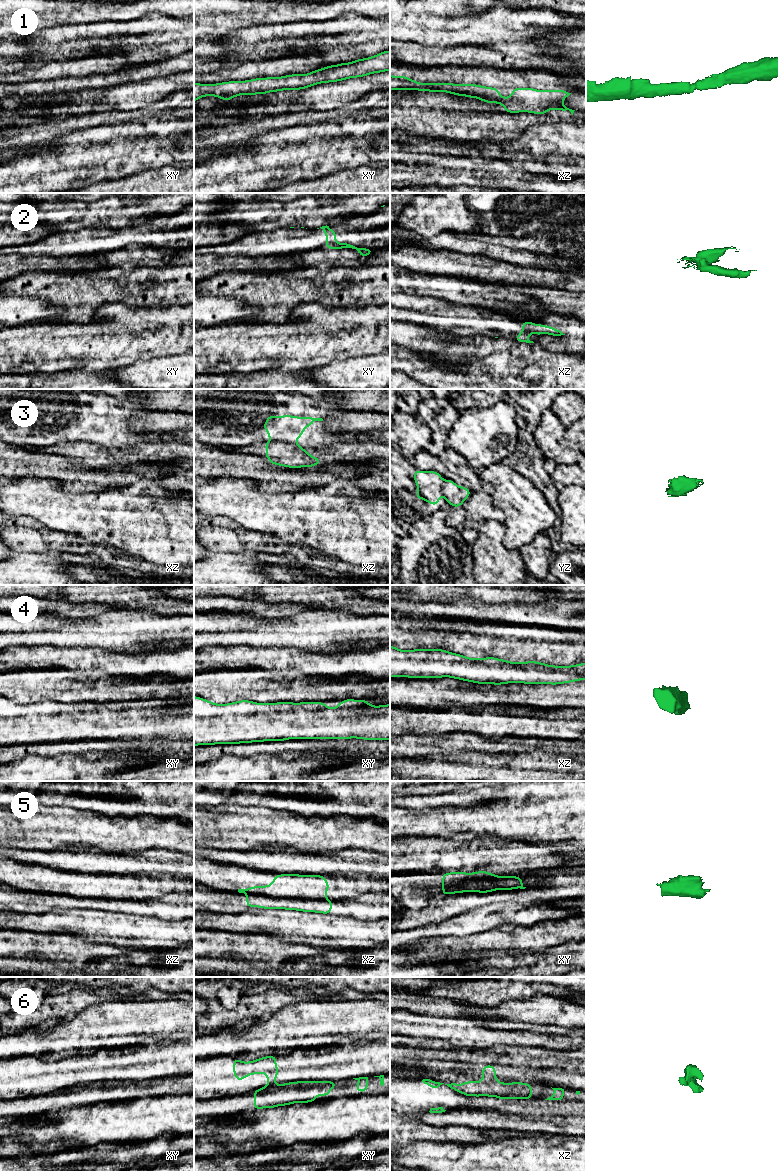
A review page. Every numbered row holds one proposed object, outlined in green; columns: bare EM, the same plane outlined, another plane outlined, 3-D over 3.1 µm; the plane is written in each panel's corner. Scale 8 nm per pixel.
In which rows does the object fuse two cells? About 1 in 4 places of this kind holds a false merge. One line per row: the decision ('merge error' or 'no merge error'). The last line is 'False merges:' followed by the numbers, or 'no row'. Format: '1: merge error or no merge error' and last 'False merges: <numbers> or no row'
1: no merge error
2: merge error
3: merge error
4: no merge error
5: merge error
6: merge error
False merges: 2, 3, 5, 6

